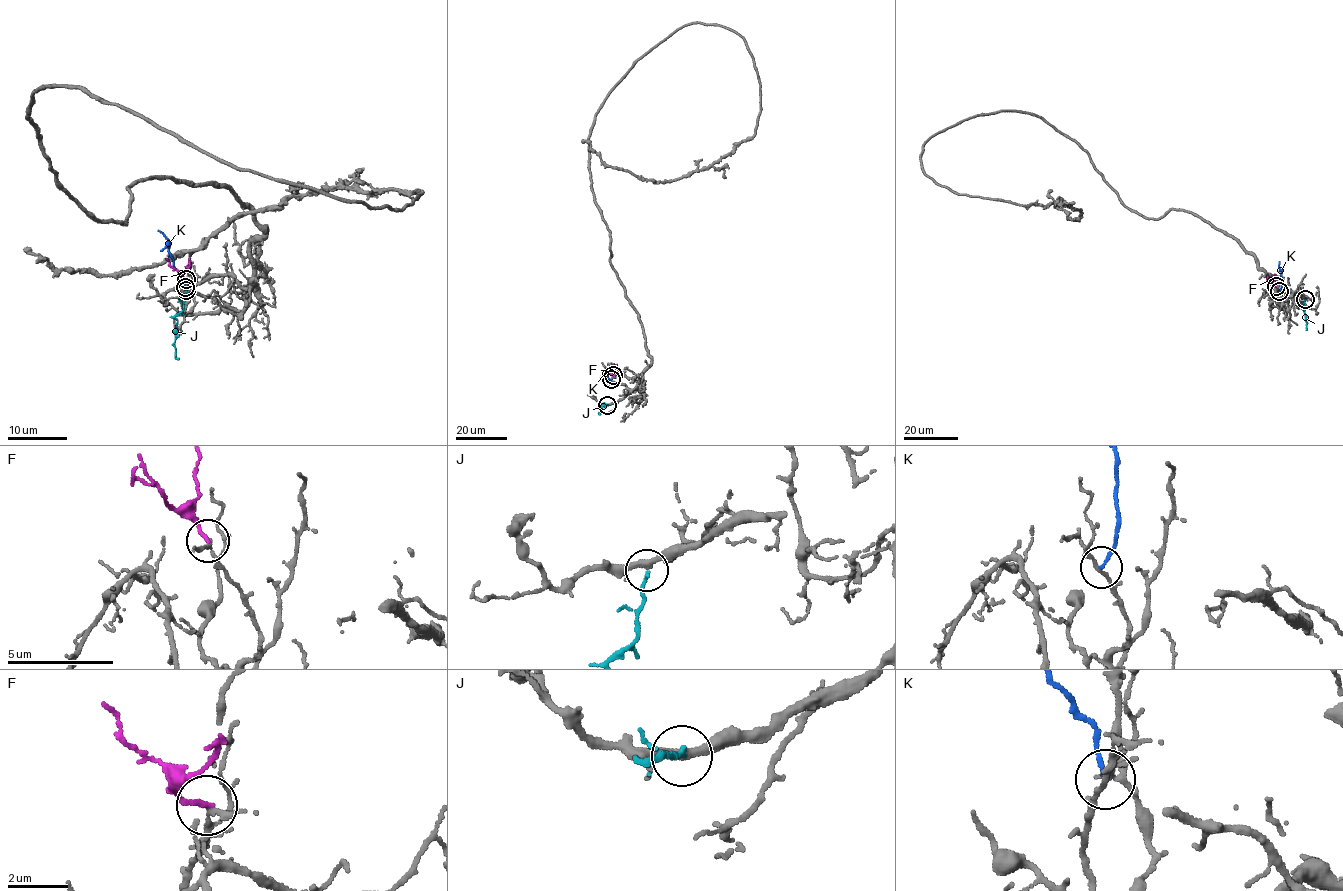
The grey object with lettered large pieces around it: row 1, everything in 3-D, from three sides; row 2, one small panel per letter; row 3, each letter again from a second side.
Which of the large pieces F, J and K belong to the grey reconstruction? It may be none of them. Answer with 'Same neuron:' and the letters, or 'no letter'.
Same neuron: J

